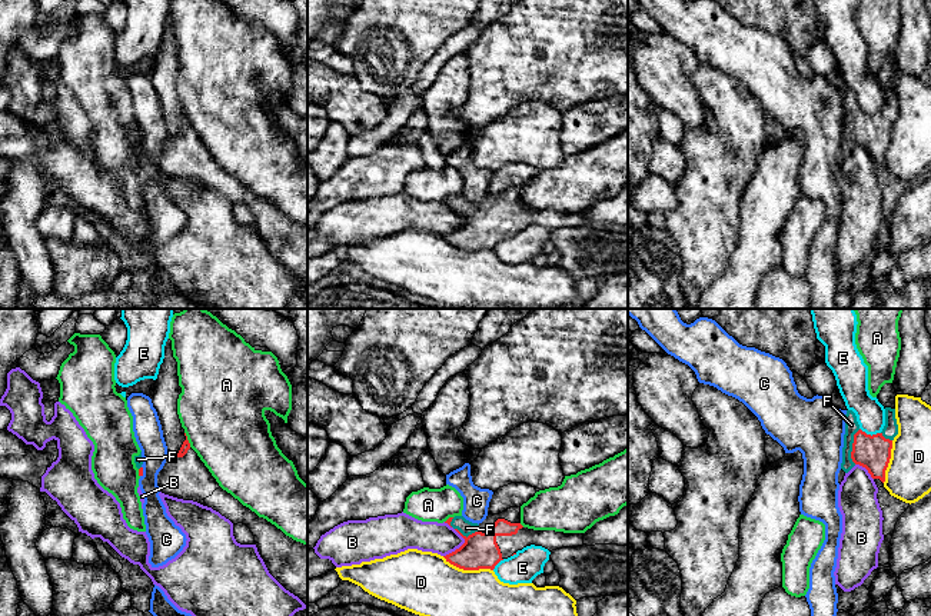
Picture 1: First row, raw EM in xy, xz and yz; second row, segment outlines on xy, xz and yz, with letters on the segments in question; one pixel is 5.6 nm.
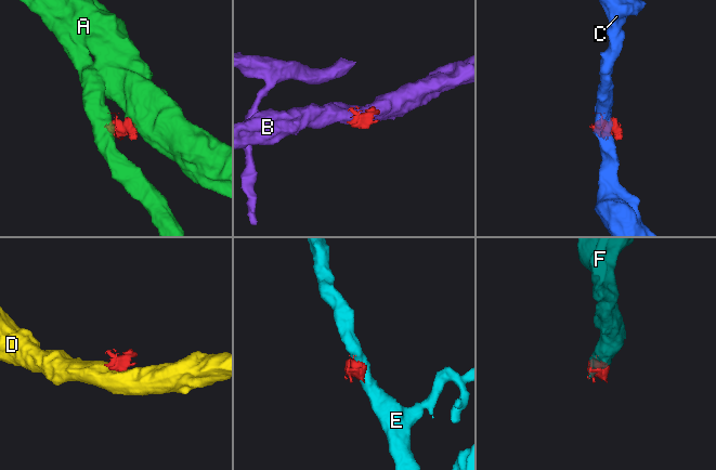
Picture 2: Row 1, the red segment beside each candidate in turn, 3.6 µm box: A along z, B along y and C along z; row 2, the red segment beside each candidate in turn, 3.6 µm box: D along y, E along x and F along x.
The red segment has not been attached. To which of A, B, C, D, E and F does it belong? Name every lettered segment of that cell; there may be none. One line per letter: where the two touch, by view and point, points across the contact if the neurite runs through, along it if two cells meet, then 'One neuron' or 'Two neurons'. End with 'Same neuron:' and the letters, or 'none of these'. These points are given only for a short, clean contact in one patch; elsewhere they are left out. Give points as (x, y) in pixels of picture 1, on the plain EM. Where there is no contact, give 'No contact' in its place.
A: Touches red at xy (186, 119). Two neurons
B: Touches red at xz (461, 226). Boundary: xz (455, 209), (464, 222), (444, 236). Two neurons
C: Touches red at xy (142, 152). Boundary: xy (142, 146), (140, 156). Two neurons
D: Touches red at xz (468, 249). Boundary: xz (442, 236), (464, 249), (492, 250). Two neurons
E: Touches red at yz (870, 115). Two neurons
F: Touches red at yz (853, 126). One neuron
Same neuron: F

